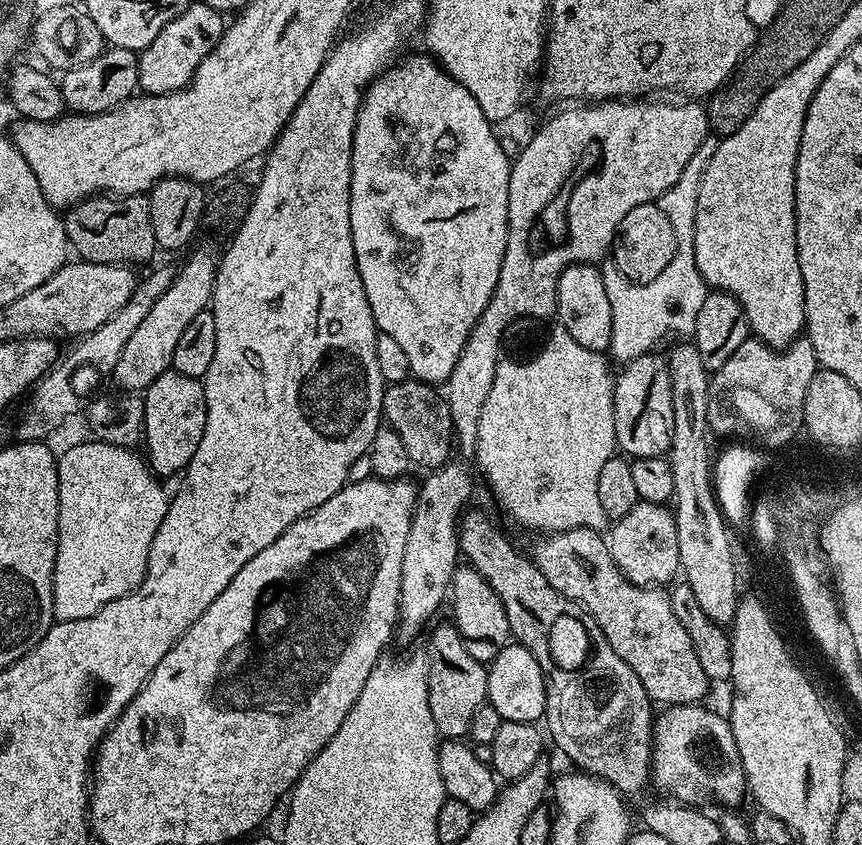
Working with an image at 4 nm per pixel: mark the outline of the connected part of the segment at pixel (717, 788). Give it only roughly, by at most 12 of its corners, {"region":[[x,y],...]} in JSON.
{"region":[[703,703],[655,717],[650,780],[736,810],[748,779],[727,719]]}

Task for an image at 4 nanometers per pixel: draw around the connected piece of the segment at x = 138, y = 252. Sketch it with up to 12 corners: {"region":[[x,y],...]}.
{"region":[[147,195],[90,196],[62,216],[73,253],[137,266],[158,252]]}

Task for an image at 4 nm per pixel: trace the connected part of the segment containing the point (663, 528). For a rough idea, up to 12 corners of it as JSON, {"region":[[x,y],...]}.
{"region":[[641,500],[607,533],[632,584],[664,586],[680,572],[668,504]]}

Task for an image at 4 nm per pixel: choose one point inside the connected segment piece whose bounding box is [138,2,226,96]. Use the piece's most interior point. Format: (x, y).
(168, 64)

